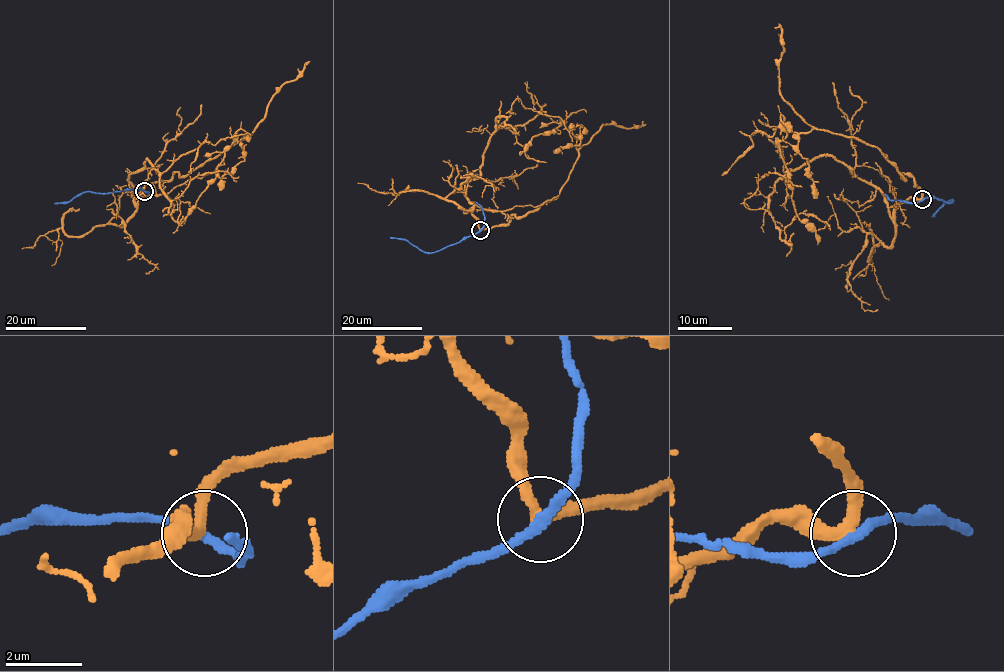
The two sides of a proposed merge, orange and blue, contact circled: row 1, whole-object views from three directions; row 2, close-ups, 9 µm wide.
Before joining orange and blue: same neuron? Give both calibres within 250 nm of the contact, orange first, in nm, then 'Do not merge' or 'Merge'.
Thickness 280 nm (orange) against 240 nm. Merge

